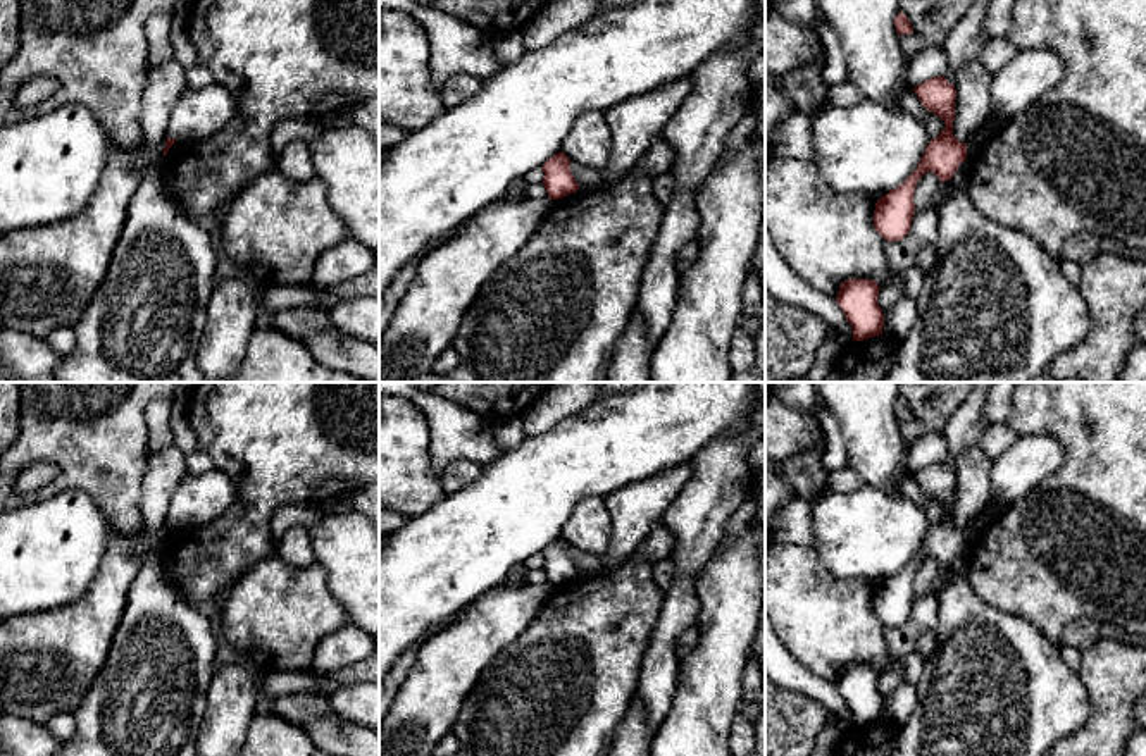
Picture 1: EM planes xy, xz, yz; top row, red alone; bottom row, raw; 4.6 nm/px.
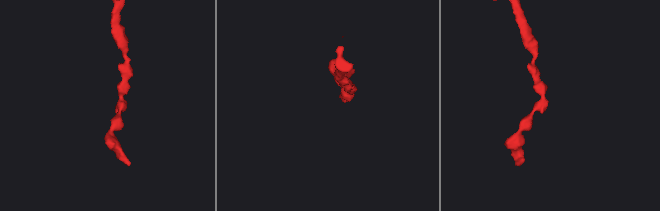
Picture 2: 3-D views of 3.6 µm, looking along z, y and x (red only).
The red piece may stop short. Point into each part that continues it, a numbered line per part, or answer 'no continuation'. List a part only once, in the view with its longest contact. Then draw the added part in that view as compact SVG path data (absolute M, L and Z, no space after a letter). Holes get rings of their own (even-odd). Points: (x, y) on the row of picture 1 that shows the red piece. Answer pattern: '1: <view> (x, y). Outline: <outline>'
no continuation

